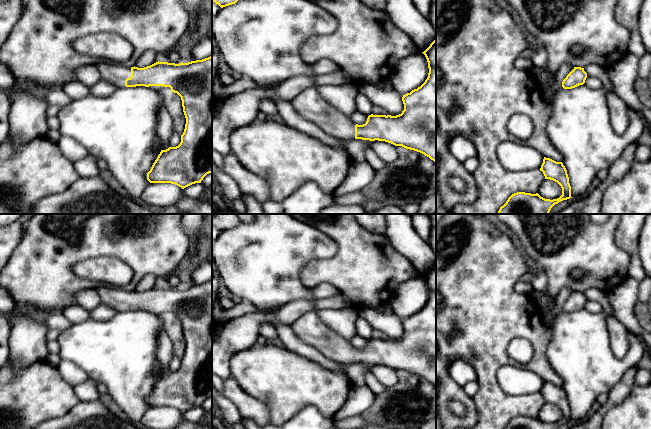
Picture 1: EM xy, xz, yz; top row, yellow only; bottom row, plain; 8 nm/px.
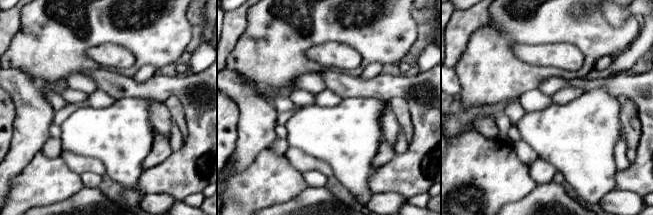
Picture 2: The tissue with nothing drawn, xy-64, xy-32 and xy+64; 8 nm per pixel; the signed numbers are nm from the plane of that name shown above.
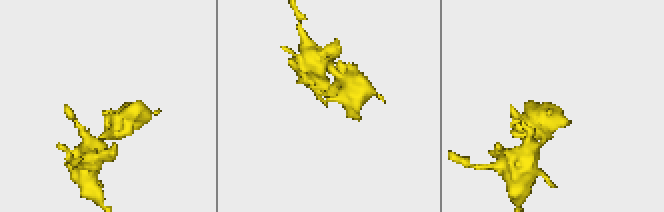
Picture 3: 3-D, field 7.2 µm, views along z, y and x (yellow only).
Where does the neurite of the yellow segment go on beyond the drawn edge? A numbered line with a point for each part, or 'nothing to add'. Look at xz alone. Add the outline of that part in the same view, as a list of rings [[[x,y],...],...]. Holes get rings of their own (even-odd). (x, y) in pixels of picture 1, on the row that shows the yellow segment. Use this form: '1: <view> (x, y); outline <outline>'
1: xz (309, 103); outline [[[317,87],[303,90],[290,103],[300,116],[319,126],[326,134],[342,141],[355,139],[356,124],[350,117],[329,105]]]

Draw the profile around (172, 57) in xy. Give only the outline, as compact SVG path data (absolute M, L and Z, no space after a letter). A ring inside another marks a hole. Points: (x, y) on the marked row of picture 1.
M173 48L170 52L168 52L167 55L163 57L163 60L168 63L175 63L175 64L182 63L176 48Z

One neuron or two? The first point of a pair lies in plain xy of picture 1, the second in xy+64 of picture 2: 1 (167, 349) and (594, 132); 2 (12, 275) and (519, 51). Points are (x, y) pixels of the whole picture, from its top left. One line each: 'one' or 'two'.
1: two
2: two

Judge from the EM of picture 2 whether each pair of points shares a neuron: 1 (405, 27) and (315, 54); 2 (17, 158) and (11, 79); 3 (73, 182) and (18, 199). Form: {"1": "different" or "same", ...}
{"1": "different", "2": "same", "3": "same"}

